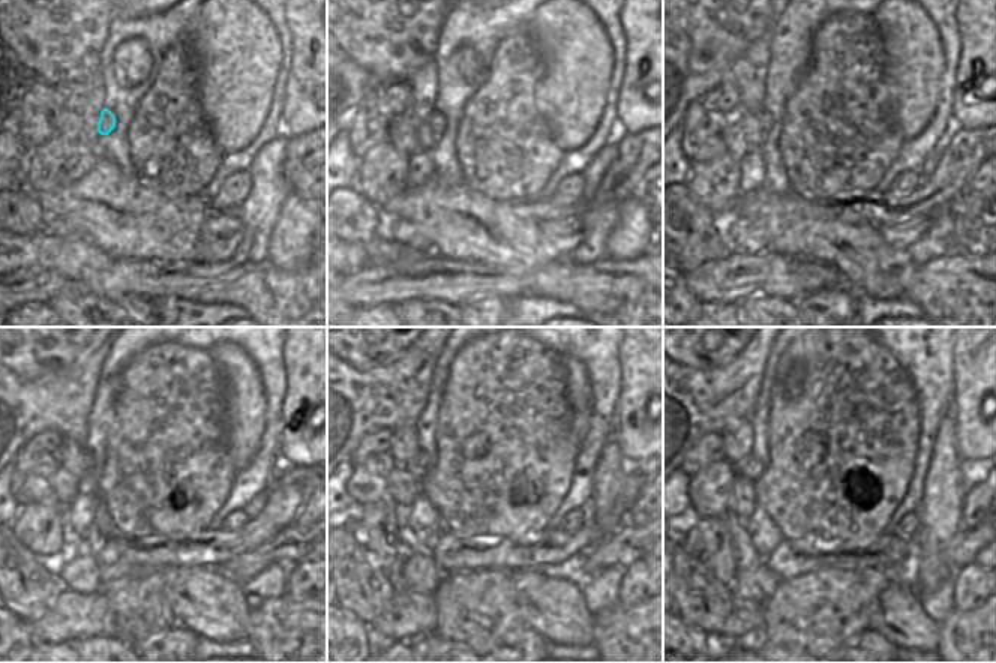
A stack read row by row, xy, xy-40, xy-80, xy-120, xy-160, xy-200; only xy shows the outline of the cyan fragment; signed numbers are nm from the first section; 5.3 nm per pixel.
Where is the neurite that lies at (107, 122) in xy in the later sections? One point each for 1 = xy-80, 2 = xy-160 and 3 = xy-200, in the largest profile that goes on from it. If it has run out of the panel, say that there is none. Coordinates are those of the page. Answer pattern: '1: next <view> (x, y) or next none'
1: next xy-80 (764, 119)
2: next xy-160 (417, 467)
3: next xy-200 (750, 468)

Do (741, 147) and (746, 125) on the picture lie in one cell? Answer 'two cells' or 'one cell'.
two cells

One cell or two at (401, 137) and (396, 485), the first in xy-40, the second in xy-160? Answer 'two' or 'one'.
one

